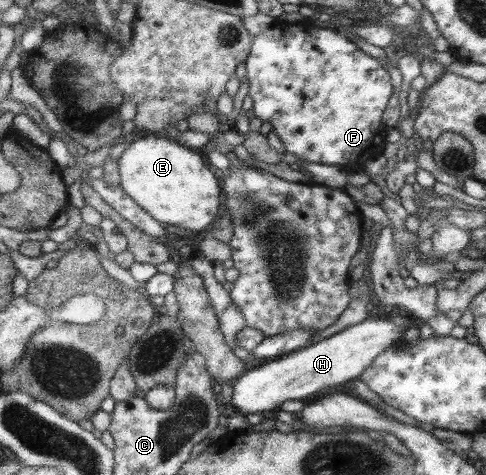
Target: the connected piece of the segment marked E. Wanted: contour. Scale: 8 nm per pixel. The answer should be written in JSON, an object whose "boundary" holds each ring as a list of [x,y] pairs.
{"boundary":[[[145,135],[131,142],[125,151],[119,154],[119,185],[127,196],[131,197],[137,206],[143,208],[151,218],[174,230],[178,227],[199,232],[205,230],[217,218],[221,187],[219,180],[213,175],[212,167],[208,165],[205,156],[201,156],[187,147],[177,145],[173,140],[163,135]]]}

